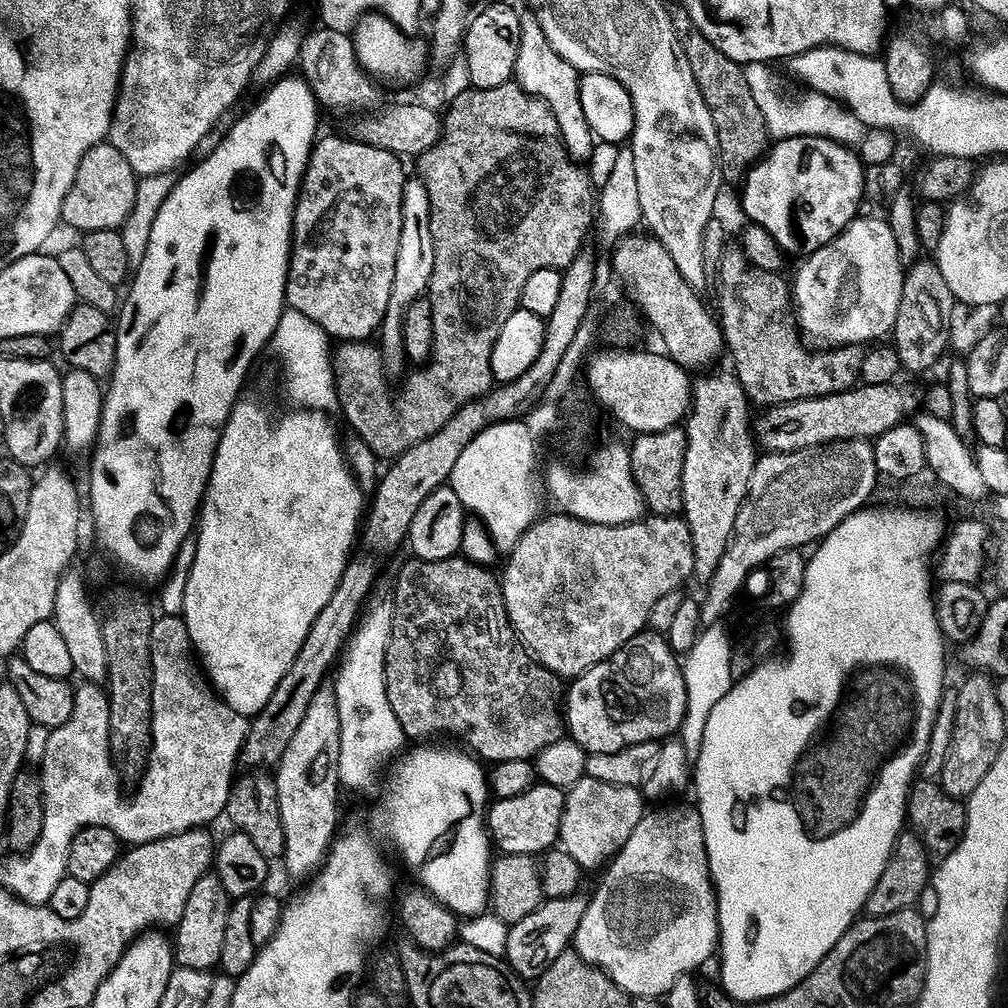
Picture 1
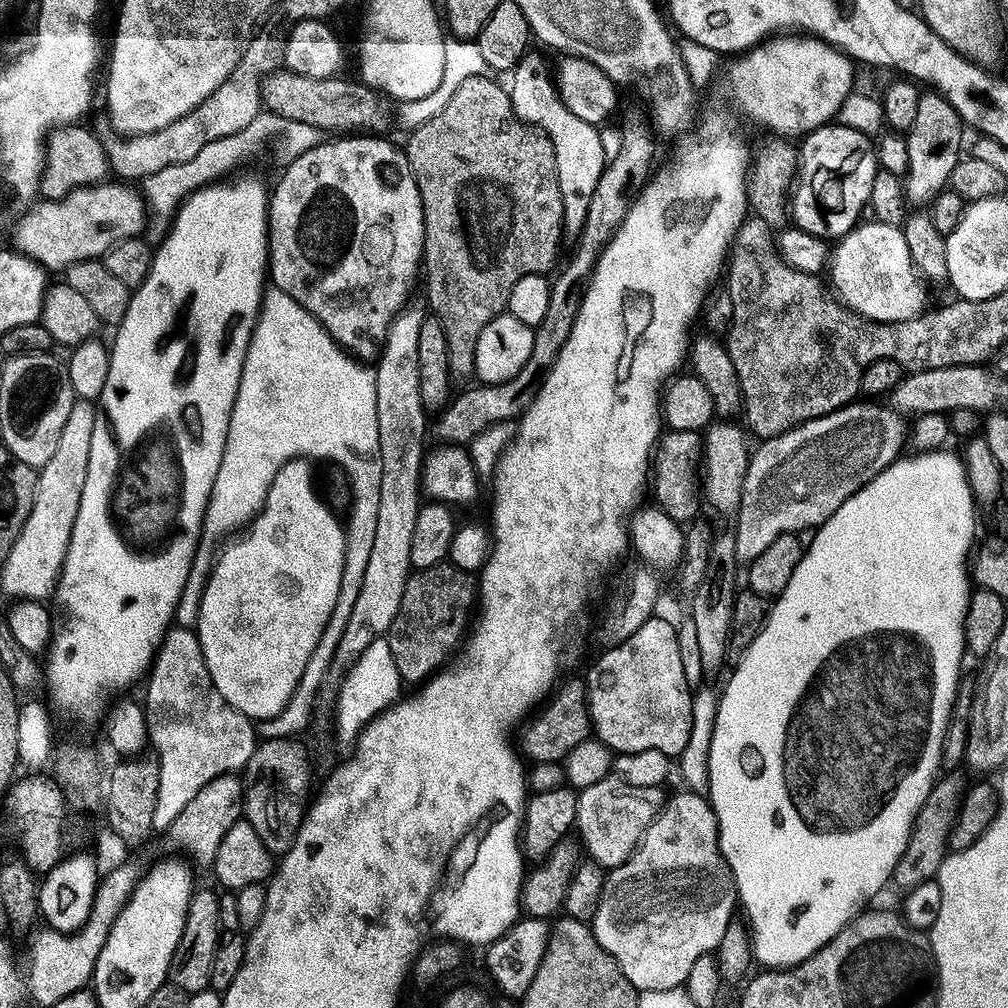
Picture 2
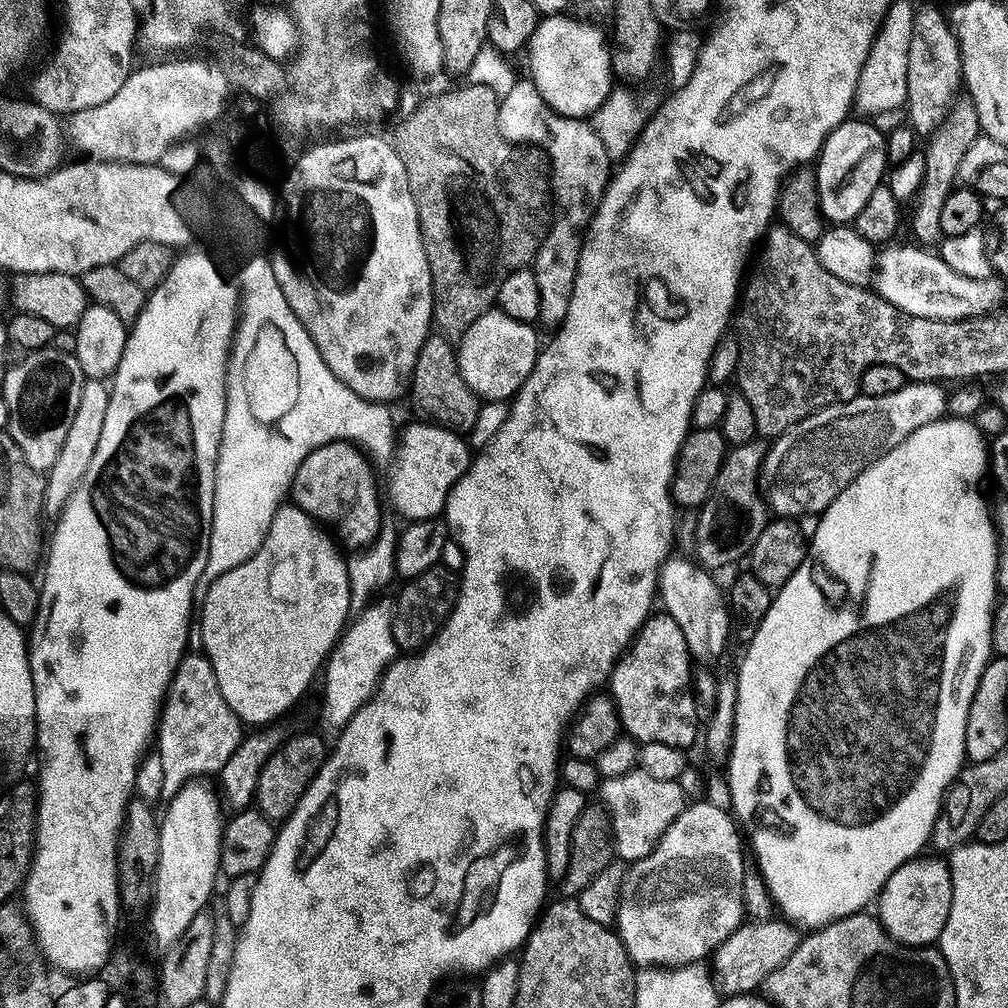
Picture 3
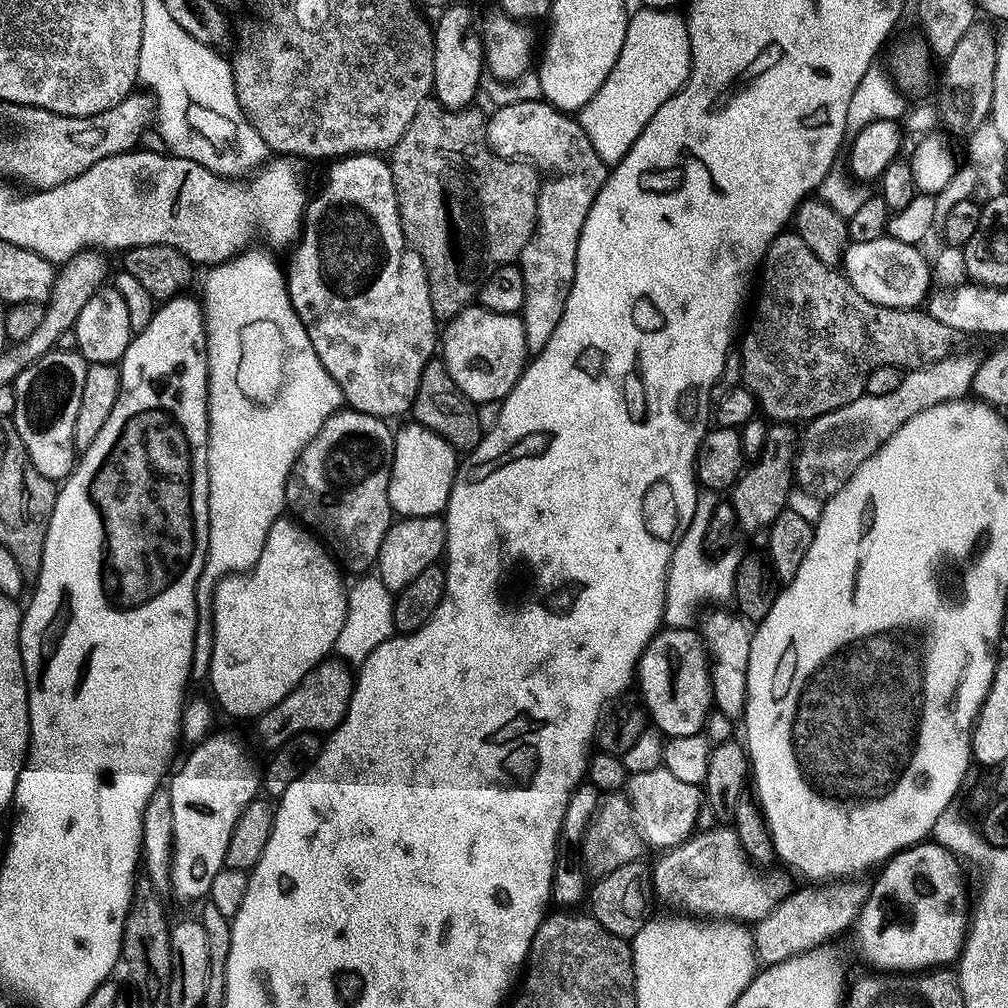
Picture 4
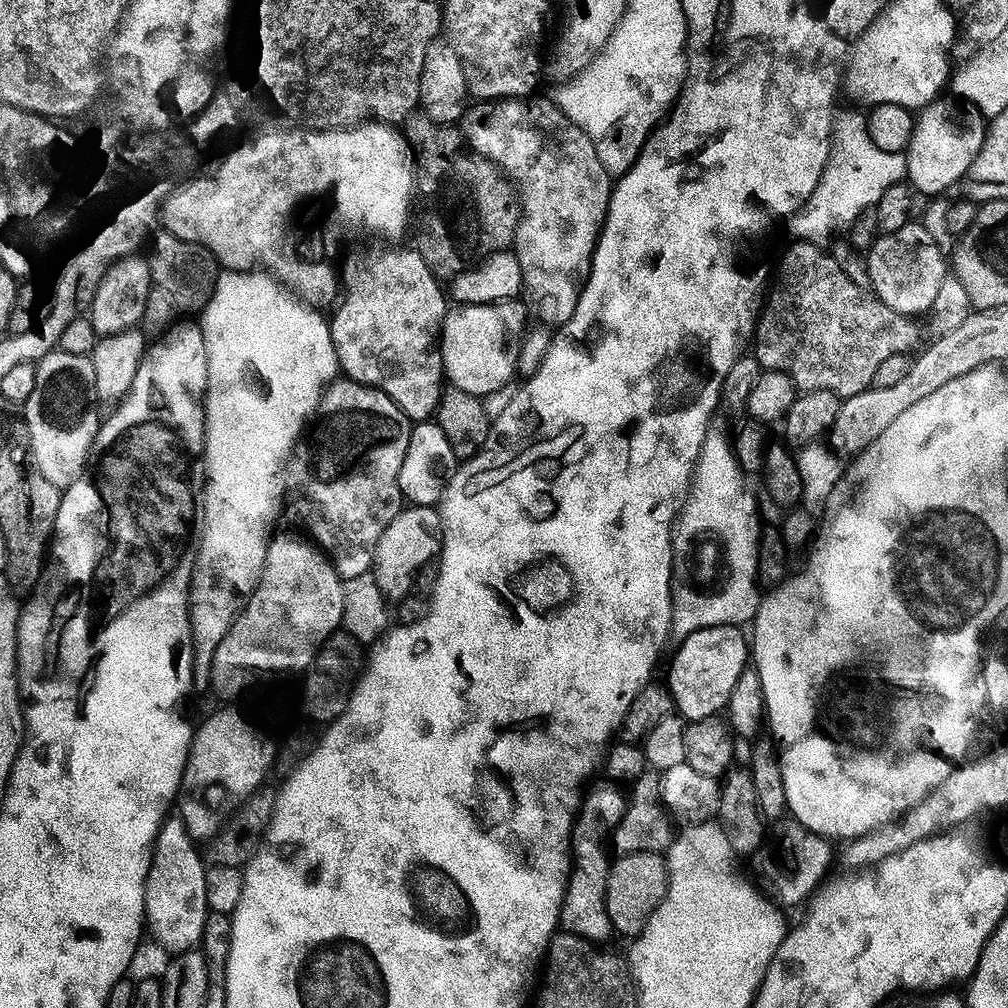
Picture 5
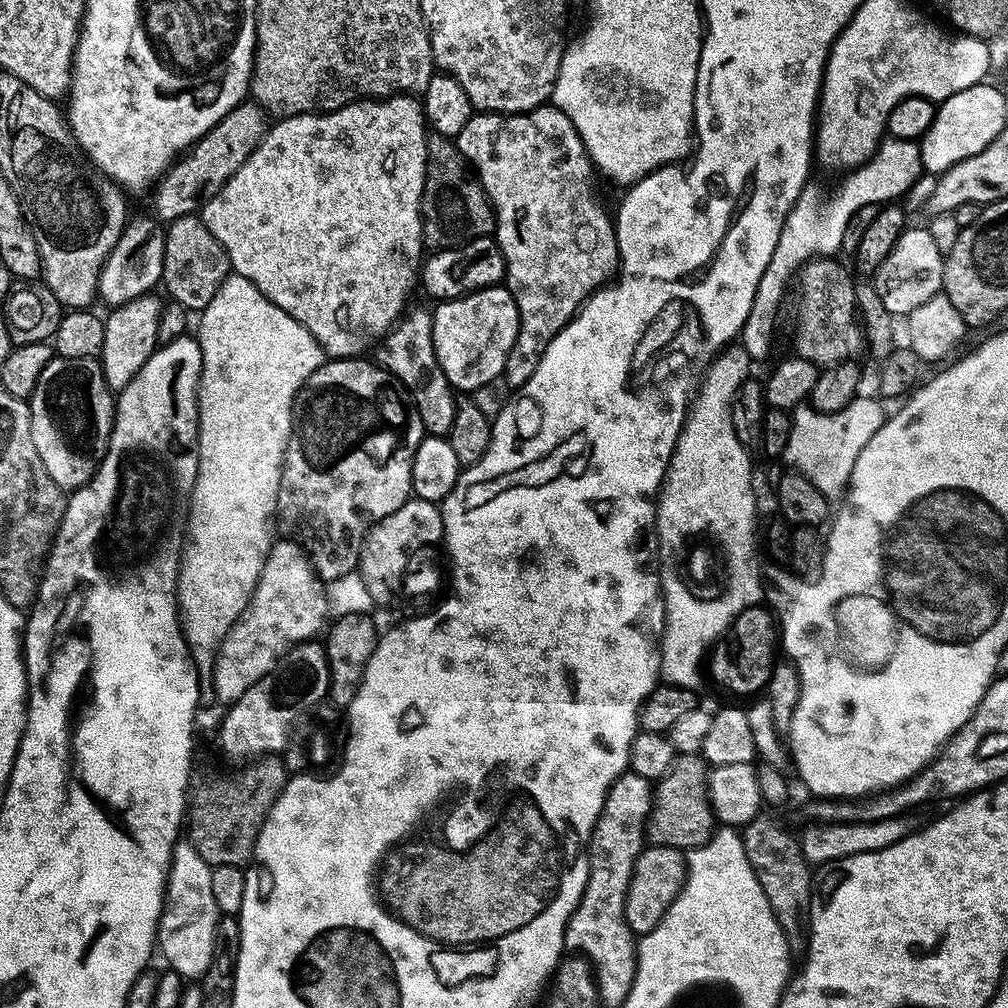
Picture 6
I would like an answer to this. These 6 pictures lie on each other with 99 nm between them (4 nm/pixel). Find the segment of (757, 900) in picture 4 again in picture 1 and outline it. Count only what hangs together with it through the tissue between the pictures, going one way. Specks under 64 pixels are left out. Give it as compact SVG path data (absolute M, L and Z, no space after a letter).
M668 802L664 805L665 808L656 808L653 810L645 811L644 816L641 818L641 821L638 822L637 826L634 827L634 830L631 831L630 836L626 840L625 844L621 846L619 852L612 856L610 863L603 869L602 874L604 877L600 880L600 885L596 888L596 893L591 893L588 909L586 914L582 914L582 922L578 926L574 937L574 950L575 952L582 957L588 964L592 964L595 968L601 968L612 981L622 989L622 991L627 992L629 996L633 998L660 998L663 997L670 990L670 986L674 986L674 982L678 977L691 973L693 970L691 968L700 968L708 959L713 959L714 953L718 948L718 941L720 938L720 927L718 926L718 918L716 917L716 897L714 895L714 889L712 887L712 875L708 873L708 855L706 854L706 848L704 846L704 831L702 830L702 818L700 817L699 808L693 806L691 803L688 804L670 804L674 802Z

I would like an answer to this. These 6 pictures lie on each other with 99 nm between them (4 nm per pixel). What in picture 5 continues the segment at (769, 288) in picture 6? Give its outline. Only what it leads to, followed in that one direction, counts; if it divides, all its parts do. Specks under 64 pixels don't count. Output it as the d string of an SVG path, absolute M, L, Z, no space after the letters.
M841 111L836 117L836 125L832 127L832 145L826 166L822 170L822 178L818 178L818 186L814 186L814 194L806 198L806 202L787 221L786 228L793 232L795 239L809 244L823 245L824 239L831 234L832 228L847 229L849 224L862 214L862 210L875 208L878 198L886 194L895 184L901 183L908 174L908 157L904 152L887 152L878 150L870 138L867 127L862 126L862 116L856 112Z

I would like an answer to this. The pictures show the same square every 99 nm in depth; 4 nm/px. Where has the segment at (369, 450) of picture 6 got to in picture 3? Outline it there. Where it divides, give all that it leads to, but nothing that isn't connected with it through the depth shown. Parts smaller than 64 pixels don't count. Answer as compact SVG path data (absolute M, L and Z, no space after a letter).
M335 440L326 446L318 446L318 450L308 453L294 474L290 489L291 503L319 521L345 549L363 550L376 541L382 532L382 492L376 489L375 471L377 469L364 449L346 440Z

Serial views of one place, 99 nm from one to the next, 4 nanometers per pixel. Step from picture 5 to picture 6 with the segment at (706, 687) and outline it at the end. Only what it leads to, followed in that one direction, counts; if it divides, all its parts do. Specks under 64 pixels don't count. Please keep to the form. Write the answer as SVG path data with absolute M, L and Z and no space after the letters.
M762 604L748 607L736 616L728 634L730 652L722 648L716 654L714 652L709 661L708 671L715 682L734 694L755 695L754 692L767 687L772 676L780 644L779 625L775 613L764 607Z

